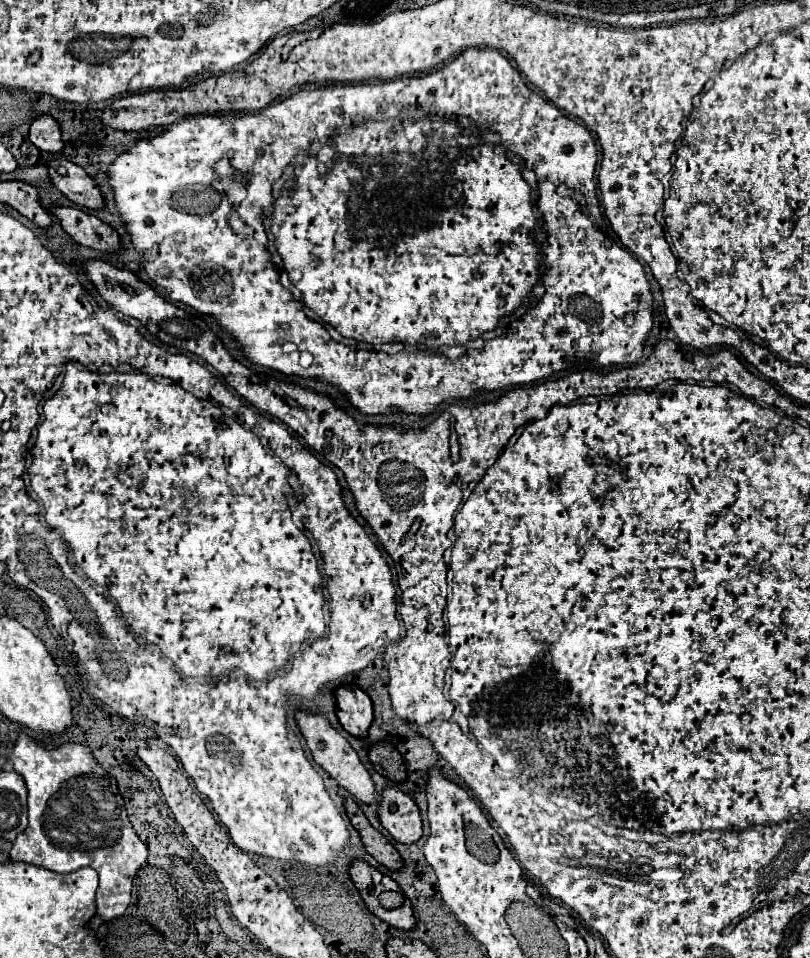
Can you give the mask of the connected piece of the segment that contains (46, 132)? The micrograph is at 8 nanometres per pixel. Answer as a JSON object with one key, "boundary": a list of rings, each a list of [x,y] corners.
{"boundary":[[[42,114],[38,120],[32,122],[32,126],[30,126],[30,142],[36,148],[40,148],[42,152],[56,154],[56,152],[64,150],[64,142],[62,142],[62,136],[60,136],[60,126],[48,114]]]}

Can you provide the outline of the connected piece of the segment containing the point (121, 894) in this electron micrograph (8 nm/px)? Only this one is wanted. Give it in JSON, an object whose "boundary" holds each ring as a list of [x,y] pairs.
{"boundary":[[[20,732],[8,762],[24,778],[28,788],[28,826],[14,840],[10,858],[60,874],[92,866],[100,876],[96,916],[102,920],[122,916],[130,904],[132,880],[146,862],[146,846],[128,820],[116,782],[96,762],[92,750],[78,742],[48,748]]]}

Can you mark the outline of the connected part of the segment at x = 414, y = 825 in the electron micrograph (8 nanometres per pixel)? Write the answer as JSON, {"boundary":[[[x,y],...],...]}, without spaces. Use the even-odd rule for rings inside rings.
{"boundary":[[[386,788],[382,792],[378,814],[382,826],[394,836],[396,842],[414,844],[422,838],[420,810],[408,794],[396,788]]]}

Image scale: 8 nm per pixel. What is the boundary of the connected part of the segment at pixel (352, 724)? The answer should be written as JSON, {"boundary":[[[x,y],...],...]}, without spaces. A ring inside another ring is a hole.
{"boundary":[[[354,684],[340,686],[336,690],[336,716],[348,734],[356,738],[366,738],[374,722],[372,700]]]}

